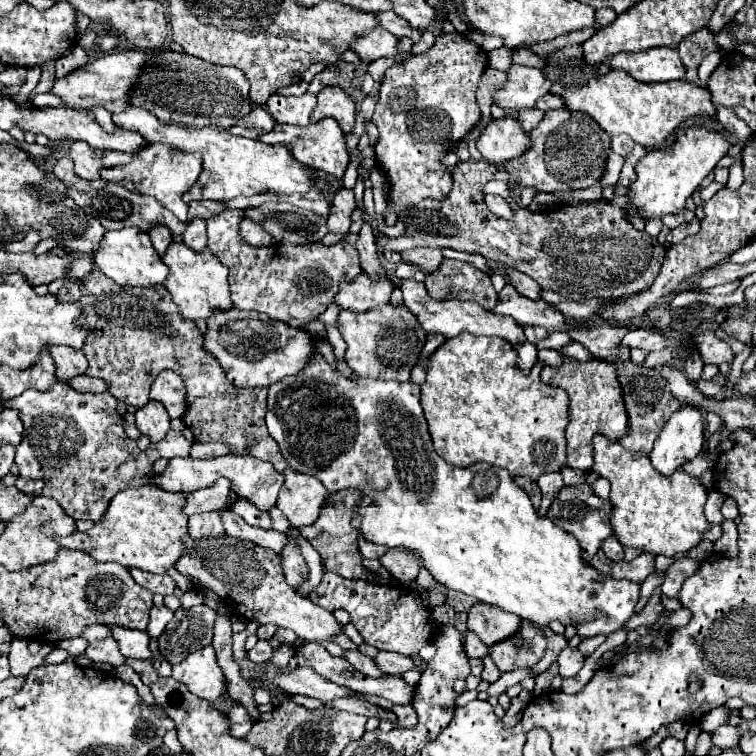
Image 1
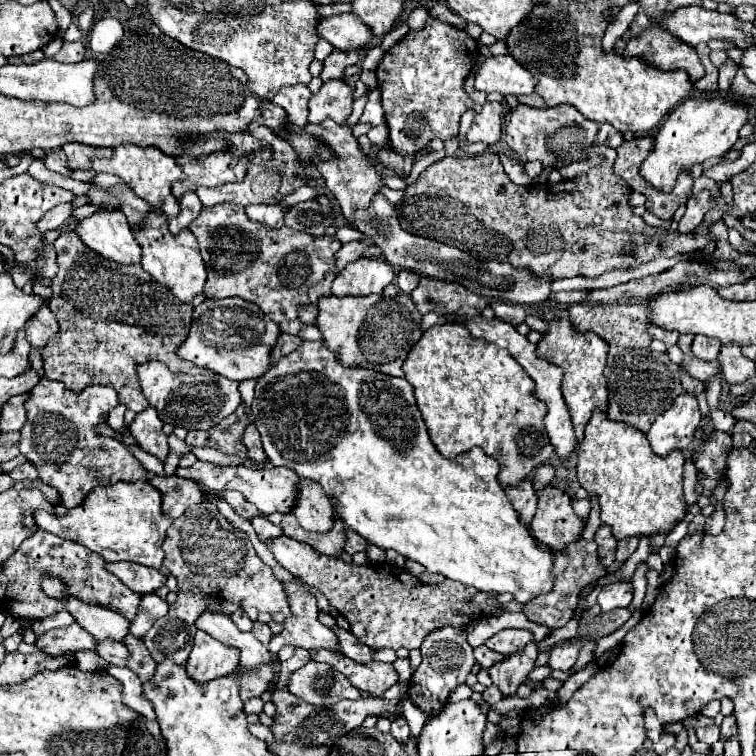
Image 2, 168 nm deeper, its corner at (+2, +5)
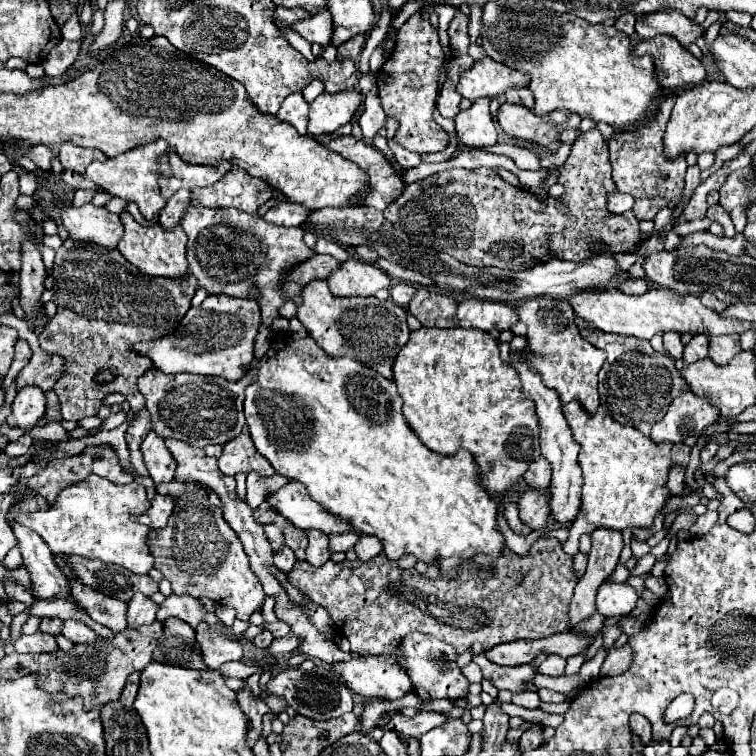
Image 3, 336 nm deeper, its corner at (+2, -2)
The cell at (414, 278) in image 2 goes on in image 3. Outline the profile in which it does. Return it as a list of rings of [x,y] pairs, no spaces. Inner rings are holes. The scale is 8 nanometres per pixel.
[[[397,282],[397,284],[391,288],[391,298],[393,298],[395,304],[399,304],[399,306],[405,308],[405,306],[411,302],[411,298],[413,298],[415,292],[417,292],[417,286],[407,284],[407,282]]]

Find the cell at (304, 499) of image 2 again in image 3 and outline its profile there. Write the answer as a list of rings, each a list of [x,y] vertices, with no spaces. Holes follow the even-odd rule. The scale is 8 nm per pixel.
[[[307,530],[307,538],[309,538],[309,546],[307,546],[307,562],[315,568],[323,566],[329,558],[331,552],[327,548],[327,534],[323,534],[321,530]]]

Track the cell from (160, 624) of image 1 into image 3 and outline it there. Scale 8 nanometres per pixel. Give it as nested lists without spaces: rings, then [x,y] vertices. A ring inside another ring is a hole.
[[[133,594],[133,598],[129,600],[129,610],[127,610],[127,622],[131,628],[149,624],[155,620],[155,614],[159,610],[159,606],[147,598],[145,594]]]

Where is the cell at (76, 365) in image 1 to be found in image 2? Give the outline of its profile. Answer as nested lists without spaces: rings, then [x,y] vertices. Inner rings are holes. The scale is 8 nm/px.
[[[43,307],[43,309],[35,315],[35,319],[29,321],[29,327],[25,327],[27,339],[29,339],[31,345],[33,345],[35,349],[39,349],[39,351],[49,343],[47,339],[51,339],[51,337],[57,335],[57,331],[59,331],[57,319],[55,319],[55,315],[53,315],[47,307]]]

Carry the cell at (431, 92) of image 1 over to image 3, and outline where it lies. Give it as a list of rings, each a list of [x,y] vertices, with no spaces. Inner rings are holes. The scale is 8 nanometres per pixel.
[[[415,12],[397,32],[397,42],[387,62],[377,72],[377,88],[387,116],[399,120],[395,140],[411,152],[441,152],[449,144],[449,134],[433,120],[435,96],[439,92],[439,68],[443,52],[437,30]]]

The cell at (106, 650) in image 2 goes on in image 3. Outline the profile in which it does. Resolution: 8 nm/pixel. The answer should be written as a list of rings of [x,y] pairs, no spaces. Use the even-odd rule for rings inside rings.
[[[65,620],[63,628],[61,628],[61,634],[75,644],[85,644],[85,642],[95,642],[97,640],[97,634],[77,620]]]

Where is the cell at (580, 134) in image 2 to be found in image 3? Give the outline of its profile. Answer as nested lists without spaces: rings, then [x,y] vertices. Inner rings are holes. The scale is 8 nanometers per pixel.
[[[505,102],[499,106],[497,122],[503,132],[515,140],[527,140],[549,150],[557,150],[561,144],[575,142],[581,118],[565,110],[553,110],[545,116],[537,116],[525,106]]]

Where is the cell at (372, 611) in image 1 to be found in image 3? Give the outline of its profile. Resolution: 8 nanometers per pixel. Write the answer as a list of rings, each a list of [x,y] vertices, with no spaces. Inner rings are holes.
[[[551,536],[537,538],[527,556],[517,556],[509,548],[505,548],[499,558],[477,554],[475,558],[469,558],[469,562],[457,566],[453,572],[449,574],[441,572],[439,578],[435,580],[419,574],[415,568],[413,570],[399,568],[399,564],[385,558],[383,552],[371,558],[369,562],[357,558],[353,562],[343,560],[339,564],[333,564],[329,560],[321,568],[309,566],[307,562],[297,562],[293,572],[287,574],[287,578],[303,596],[307,596],[309,600],[313,600],[313,604],[323,606],[329,612],[335,626],[351,642],[351,652],[357,652],[359,656],[367,654],[395,656],[397,642],[411,632],[431,634],[443,642],[451,642],[459,654],[471,650],[473,656],[483,654],[503,642],[553,636],[557,632],[569,630],[567,612],[569,602],[573,598],[573,588],[577,584],[577,578],[573,574],[573,558],[567,556],[563,552],[561,542]]]

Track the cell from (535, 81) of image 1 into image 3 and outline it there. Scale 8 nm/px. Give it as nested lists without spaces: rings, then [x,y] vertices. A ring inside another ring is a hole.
[[[483,58],[483,60],[475,60],[473,66],[461,74],[457,92],[463,98],[475,102],[481,96],[493,98],[497,94],[503,94],[513,86],[527,86],[525,72],[509,68],[491,58]]]

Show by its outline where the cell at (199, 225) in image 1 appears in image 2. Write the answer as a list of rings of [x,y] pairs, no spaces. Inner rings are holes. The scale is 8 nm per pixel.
[[[185,193],[179,201],[181,201],[181,213],[175,219],[169,219],[169,229],[173,231],[173,235],[179,235],[179,231],[189,229],[191,227],[189,223],[193,223],[203,209],[203,205],[195,193]]]

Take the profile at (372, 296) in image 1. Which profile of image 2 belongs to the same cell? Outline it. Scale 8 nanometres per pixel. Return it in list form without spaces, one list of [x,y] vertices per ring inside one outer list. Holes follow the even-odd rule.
[[[357,259],[349,263],[343,271],[337,273],[333,281],[333,295],[347,297],[347,295],[371,295],[383,293],[383,287],[393,283],[395,273],[389,263],[383,259]]]

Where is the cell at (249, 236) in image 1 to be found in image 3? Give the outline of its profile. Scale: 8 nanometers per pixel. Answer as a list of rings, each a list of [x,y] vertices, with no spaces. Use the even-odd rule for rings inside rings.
[[[279,202],[269,208],[263,218],[281,226],[301,226],[307,220],[307,214],[305,210],[301,210],[301,206],[293,206],[291,202]]]

